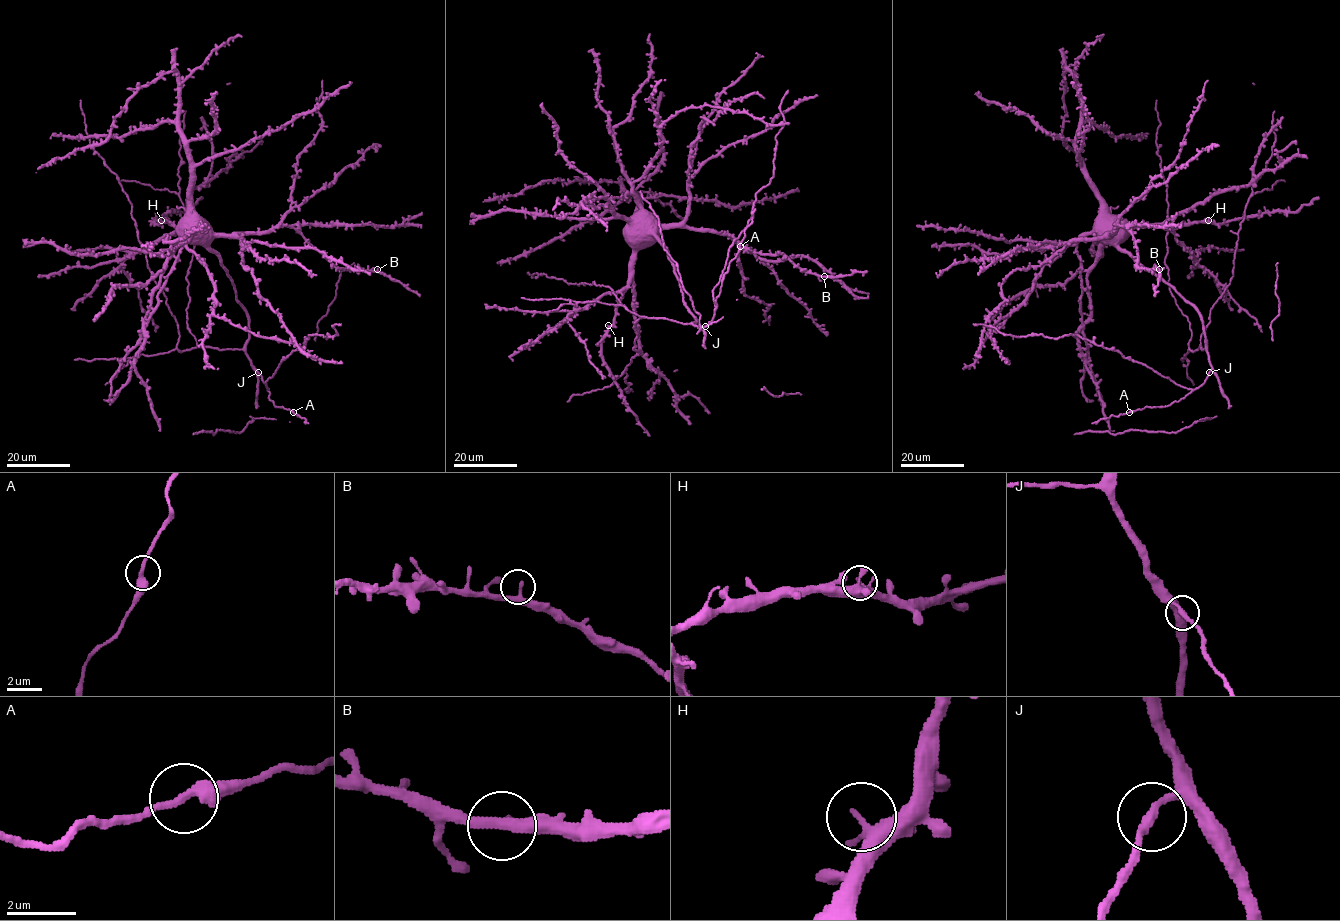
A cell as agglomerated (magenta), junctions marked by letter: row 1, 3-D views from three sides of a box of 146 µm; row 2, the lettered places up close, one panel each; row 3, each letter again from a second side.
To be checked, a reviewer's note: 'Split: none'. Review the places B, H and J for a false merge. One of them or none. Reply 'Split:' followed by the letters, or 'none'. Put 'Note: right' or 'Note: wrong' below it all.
Split: none
Note: right

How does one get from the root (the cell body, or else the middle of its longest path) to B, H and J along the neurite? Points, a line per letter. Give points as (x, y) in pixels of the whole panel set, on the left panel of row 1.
B: (192, 224), (207, 222), (215, 233), (226, 234), (267, 232), (292, 226), (337, 267), (377, 269)
H: (192, 224), (185, 219), (186, 226), (177, 228), (161, 220)
J: (192, 224), (195, 240), (218, 256), (232, 280), (236, 300), (248, 320), (245, 353), (258, 372)

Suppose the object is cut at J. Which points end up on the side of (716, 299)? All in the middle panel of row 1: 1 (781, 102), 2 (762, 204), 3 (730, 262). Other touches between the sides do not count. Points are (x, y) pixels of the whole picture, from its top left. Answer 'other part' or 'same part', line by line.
1: same part
2: other part
3: same part

